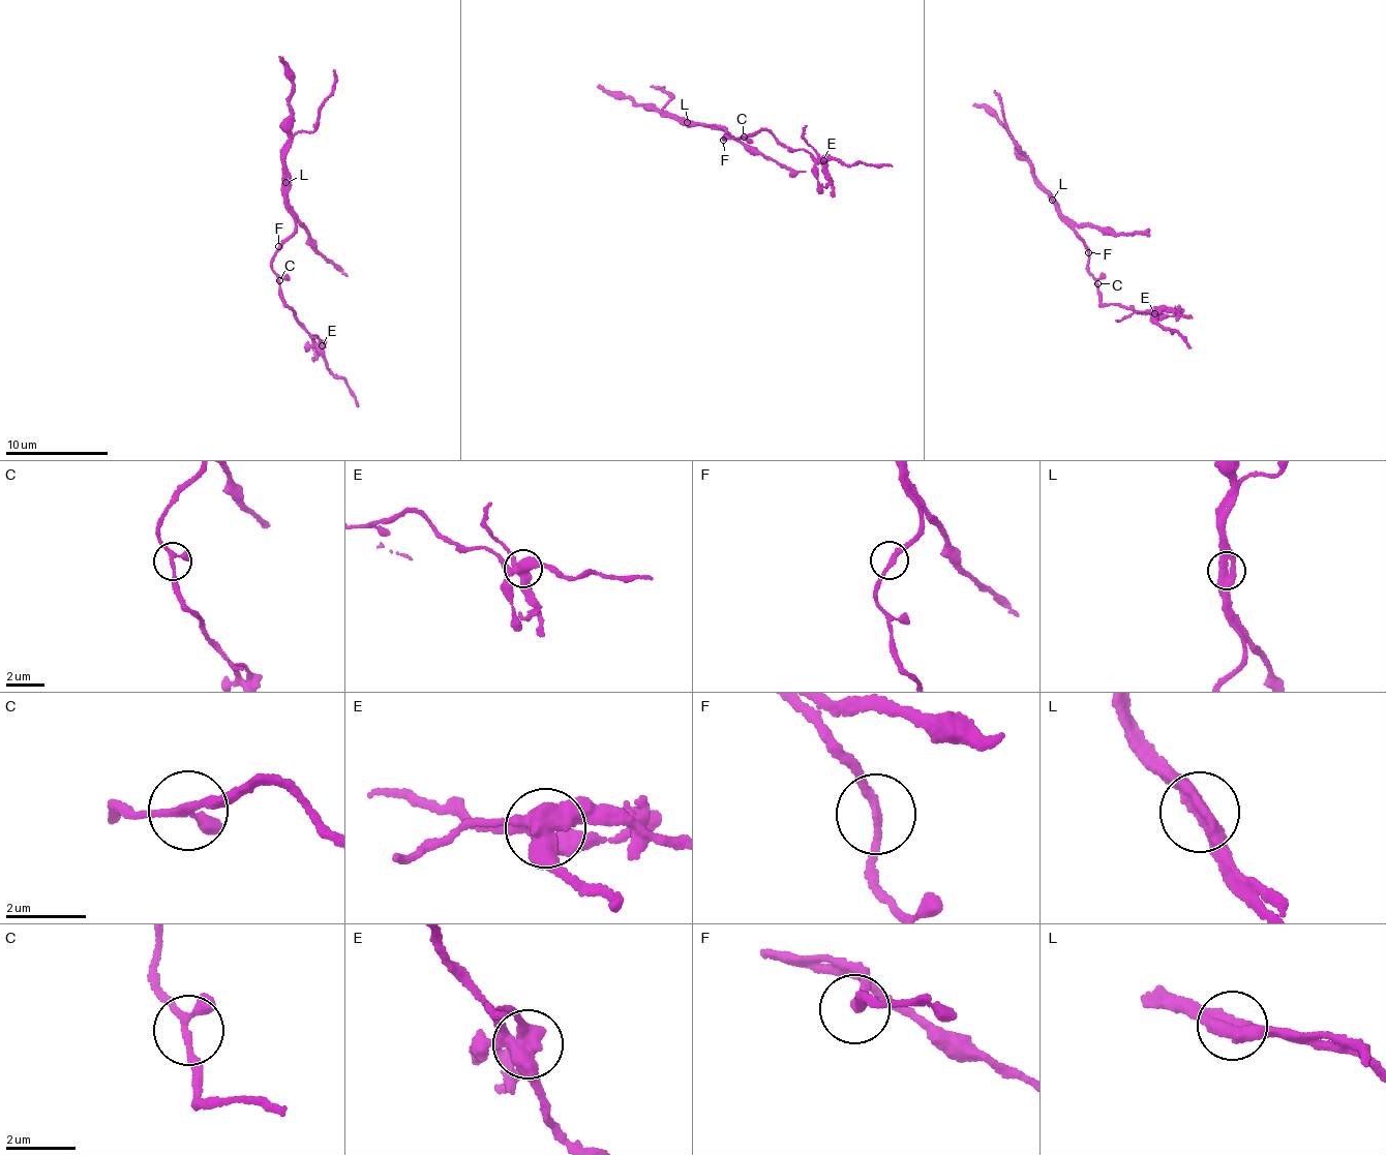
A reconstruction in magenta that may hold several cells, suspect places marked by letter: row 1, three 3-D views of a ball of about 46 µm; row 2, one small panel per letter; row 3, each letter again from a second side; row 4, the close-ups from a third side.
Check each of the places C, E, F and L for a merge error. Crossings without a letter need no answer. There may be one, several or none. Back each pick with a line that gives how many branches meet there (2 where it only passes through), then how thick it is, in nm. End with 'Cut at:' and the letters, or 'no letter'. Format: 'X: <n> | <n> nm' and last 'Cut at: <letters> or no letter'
E: 5 | 480 nm
L: 2 | 440 nm
Cut at: E, L

